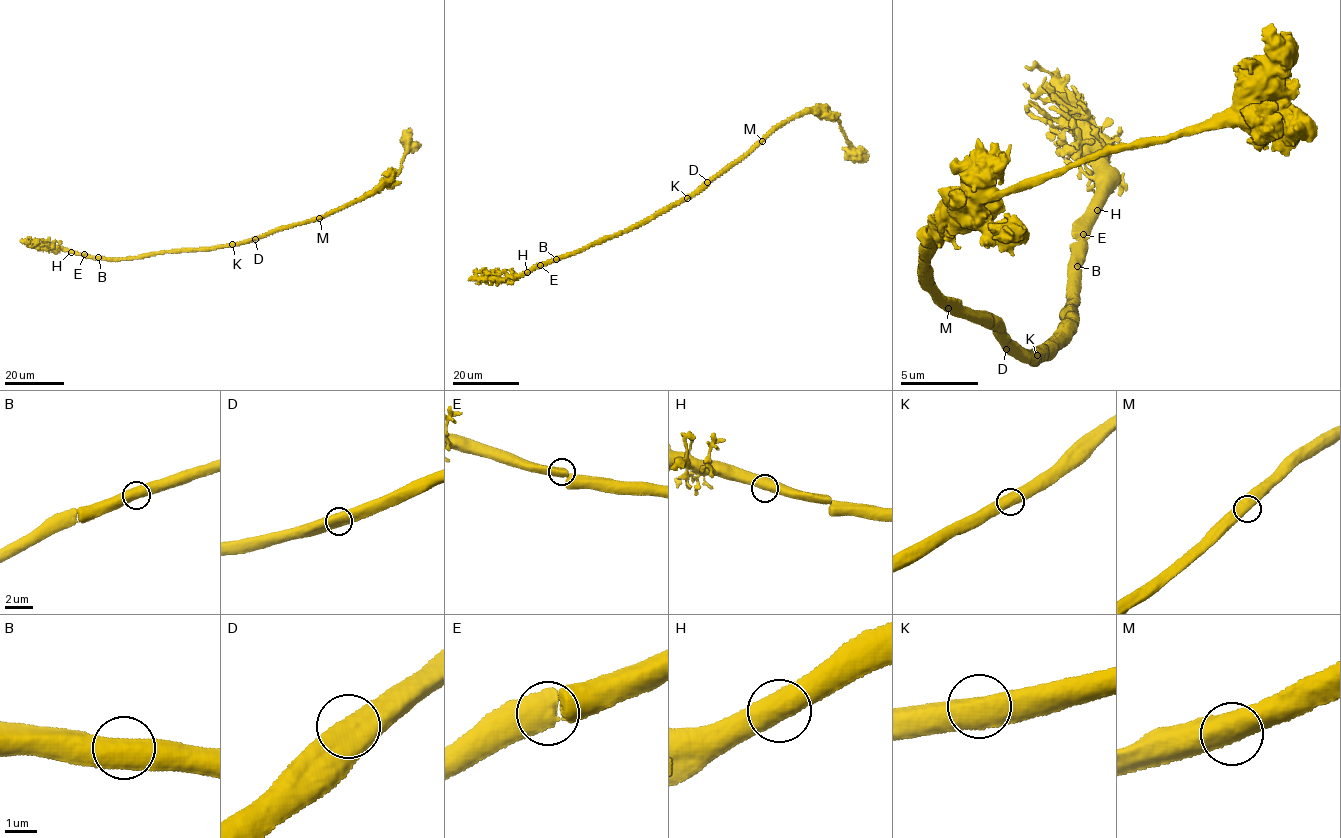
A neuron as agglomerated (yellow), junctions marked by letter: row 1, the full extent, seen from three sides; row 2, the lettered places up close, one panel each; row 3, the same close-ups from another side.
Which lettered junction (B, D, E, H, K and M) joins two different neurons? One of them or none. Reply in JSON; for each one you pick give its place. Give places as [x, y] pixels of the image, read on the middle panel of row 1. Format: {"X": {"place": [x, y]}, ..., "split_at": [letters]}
{"split_at": []}

